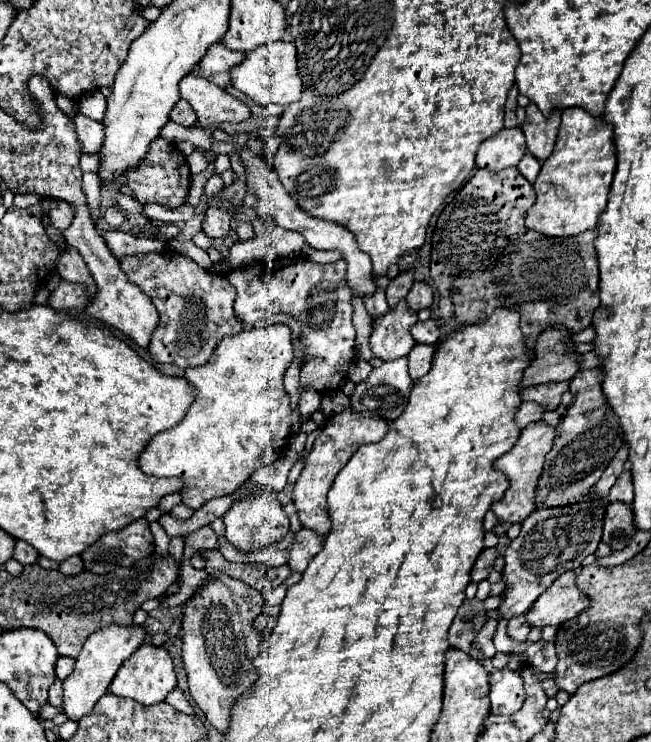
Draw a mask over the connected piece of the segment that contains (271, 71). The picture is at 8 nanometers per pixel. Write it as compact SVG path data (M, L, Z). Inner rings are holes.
M272 42L264 44L258 50L252 50L246 54L246 60L232 68L232 86L236 86L240 92L250 96L254 102L262 106L270 104L292 104L302 98L304 84L298 72L298 58L296 58L296 46L292 42Z

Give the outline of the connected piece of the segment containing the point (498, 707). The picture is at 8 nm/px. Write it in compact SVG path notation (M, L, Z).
M510 668L490 674L490 714L514 714L524 704L524 684L518 672Z

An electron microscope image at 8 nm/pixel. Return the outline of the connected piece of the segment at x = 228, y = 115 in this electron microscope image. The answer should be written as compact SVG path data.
M188 74L180 82L180 96L188 100L198 116L200 126L210 126L223 122L244 122L248 120L250 108L238 98L230 96L226 90L208 82L202 76Z

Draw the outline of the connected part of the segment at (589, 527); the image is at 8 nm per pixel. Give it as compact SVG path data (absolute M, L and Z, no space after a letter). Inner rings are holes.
M588 494L582 500L556 508L538 508L524 522L522 532L504 552L504 580L508 582L504 604L498 608L504 620L528 612L540 594L568 570L574 570L582 560L596 552L602 540L602 526L608 502Z

